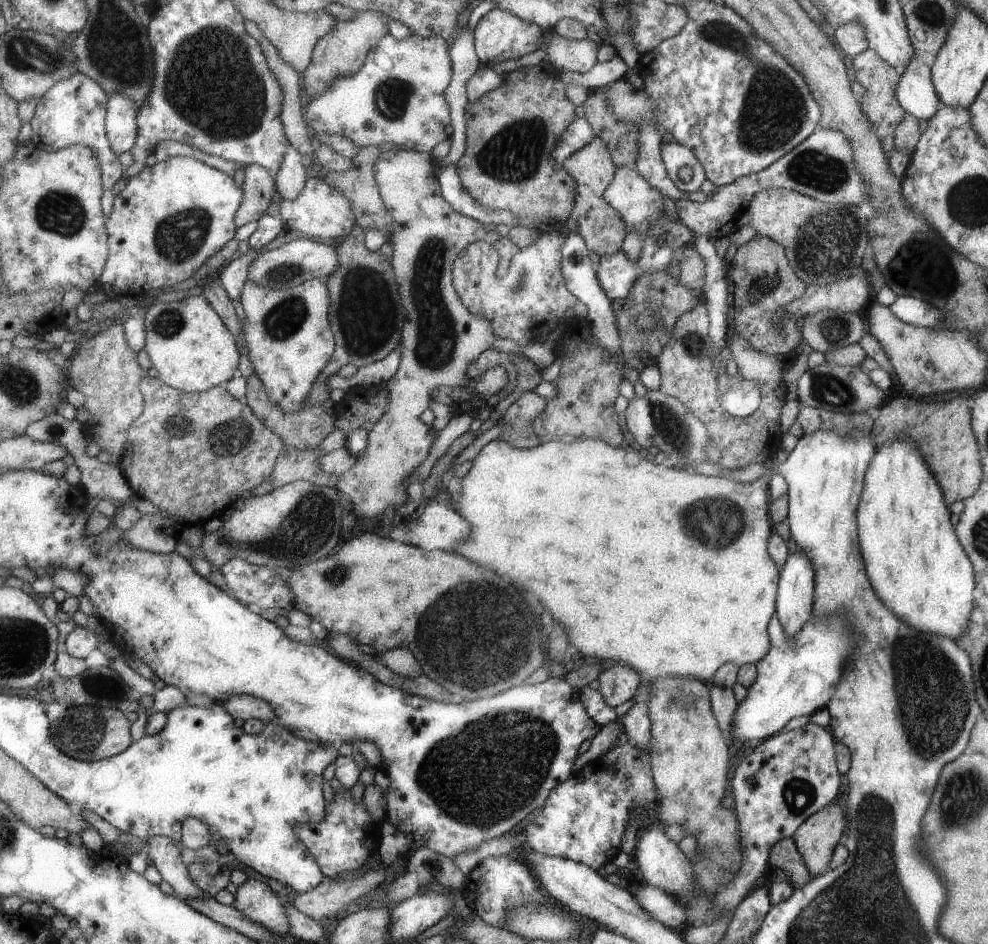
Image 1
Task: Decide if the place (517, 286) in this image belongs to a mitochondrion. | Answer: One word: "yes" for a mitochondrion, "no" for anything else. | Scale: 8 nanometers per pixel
yes

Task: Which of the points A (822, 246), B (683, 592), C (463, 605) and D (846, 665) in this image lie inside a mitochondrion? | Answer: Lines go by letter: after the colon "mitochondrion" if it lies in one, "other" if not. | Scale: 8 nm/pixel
A: mitochondrion
B: other
C: mitochondrion
D: other

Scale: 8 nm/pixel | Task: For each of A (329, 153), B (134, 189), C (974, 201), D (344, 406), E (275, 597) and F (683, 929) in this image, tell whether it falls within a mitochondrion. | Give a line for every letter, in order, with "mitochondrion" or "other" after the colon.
A: other
B: other
C: mitochondrion
D: other
E: other
F: other

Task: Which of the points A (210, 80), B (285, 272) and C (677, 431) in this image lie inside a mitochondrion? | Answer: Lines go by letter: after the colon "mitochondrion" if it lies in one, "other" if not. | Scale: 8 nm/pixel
A: mitochondrion
B: mitochondrion
C: mitochondrion

